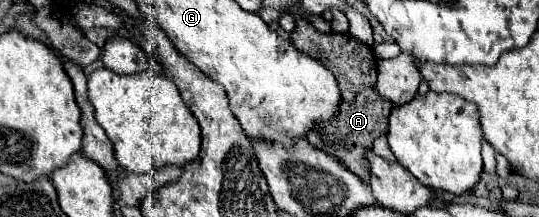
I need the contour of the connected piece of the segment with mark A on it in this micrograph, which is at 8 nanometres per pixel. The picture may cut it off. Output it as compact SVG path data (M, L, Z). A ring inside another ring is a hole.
M297 20L295 30L291 32L291 42L297 50L309 54L311 58L325 64L341 90L341 104L337 108L337 116L329 122L323 122L319 126L313 126L309 134L305 134L305 140L313 146L323 150L325 154L331 154L337 158L347 170L357 174L363 182L369 182L369 162L367 152L371 150L371 144L375 138L385 134L385 114L393 108L391 100L385 100L377 94L375 82L377 82L377 66L371 46L357 42L353 36L347 34L321 34L317 32L307 20Z

